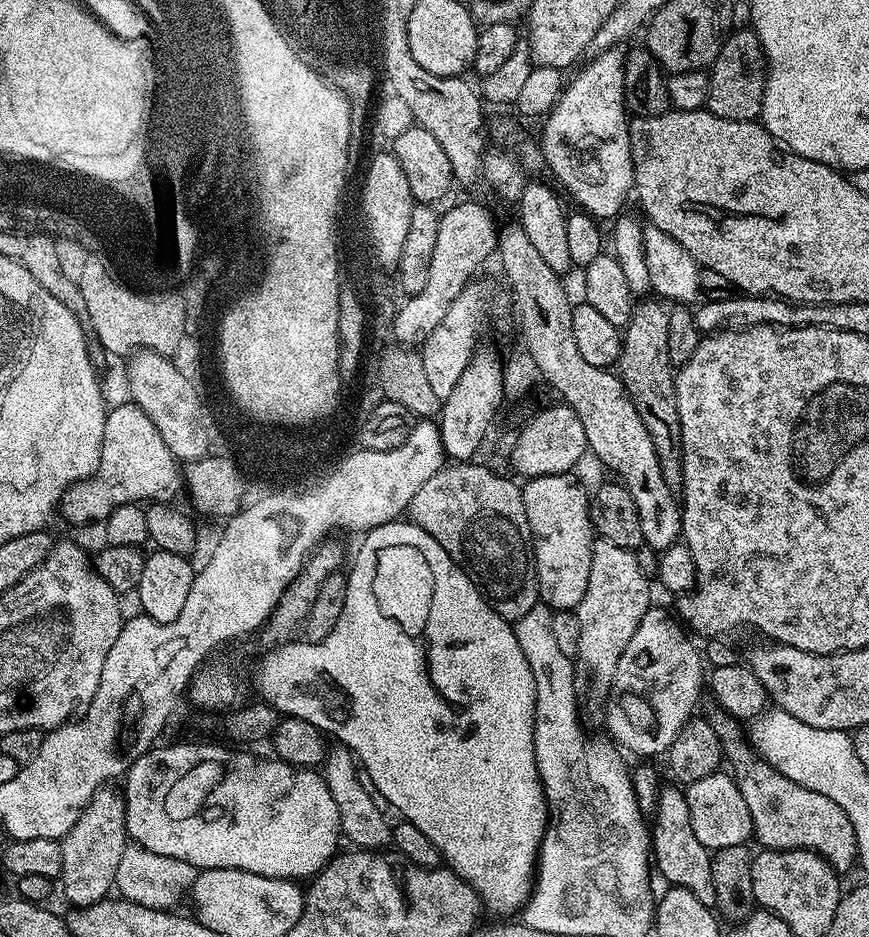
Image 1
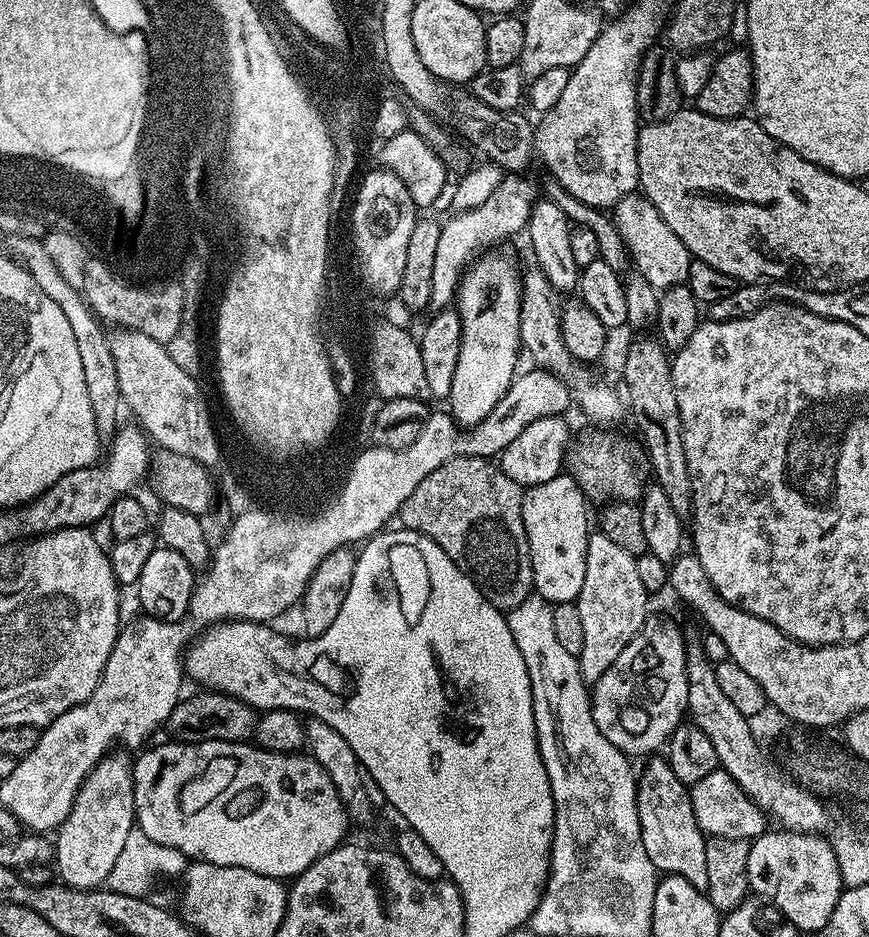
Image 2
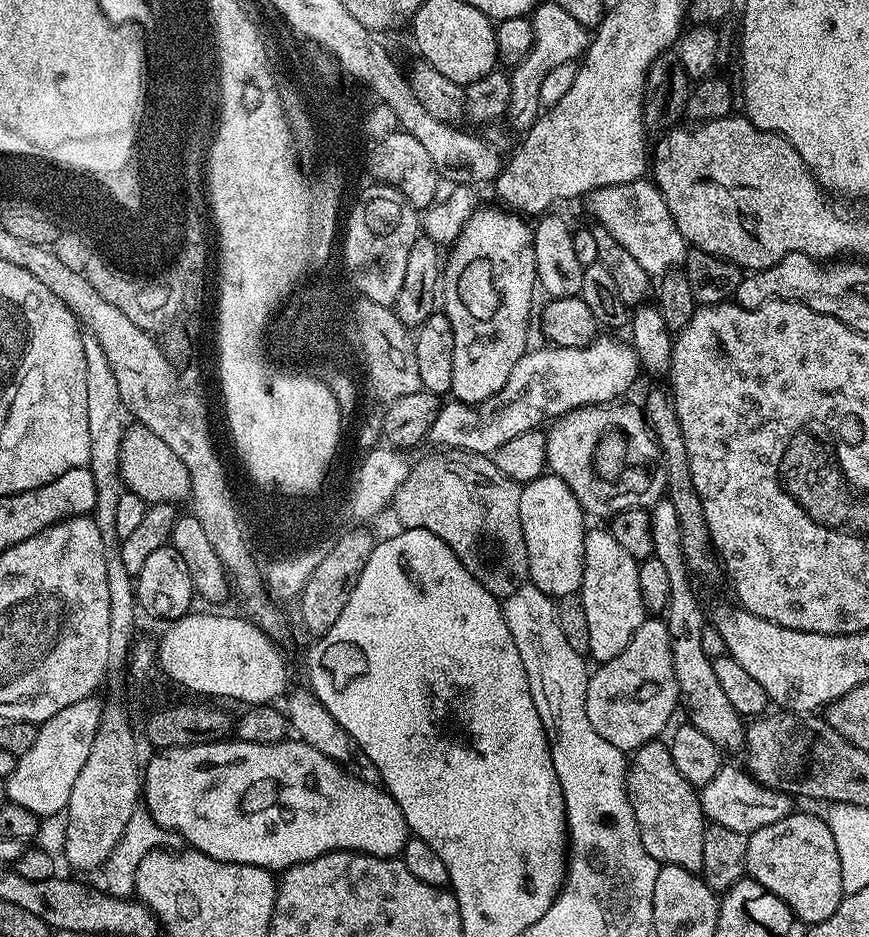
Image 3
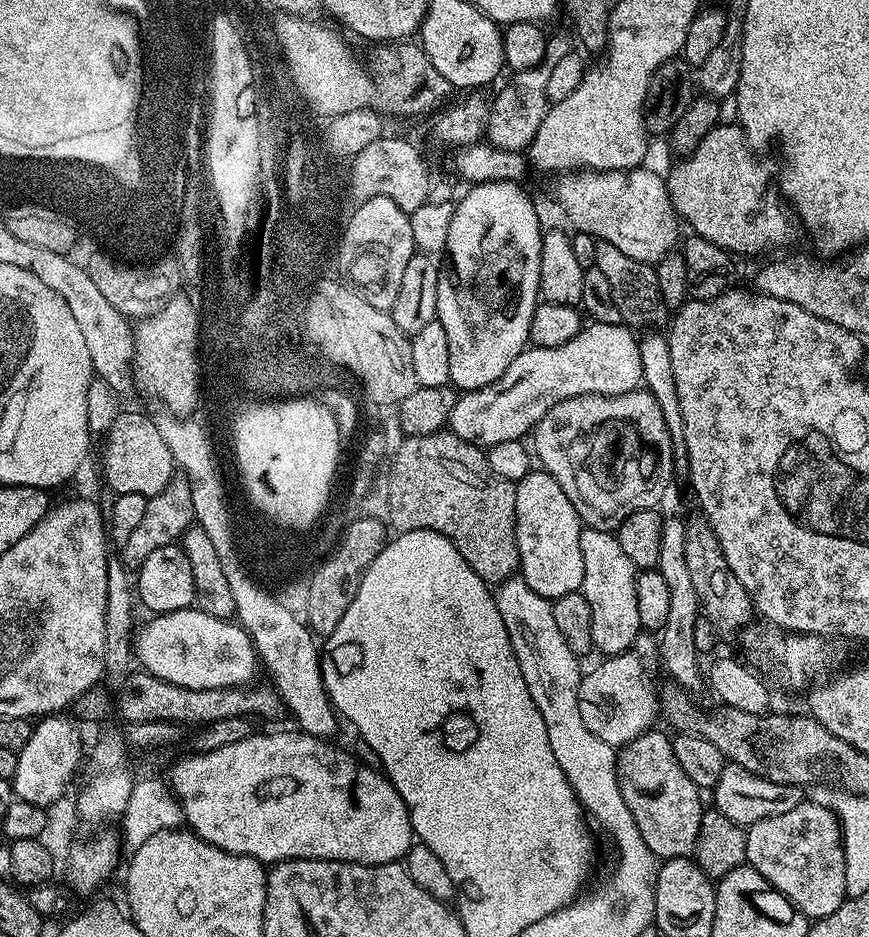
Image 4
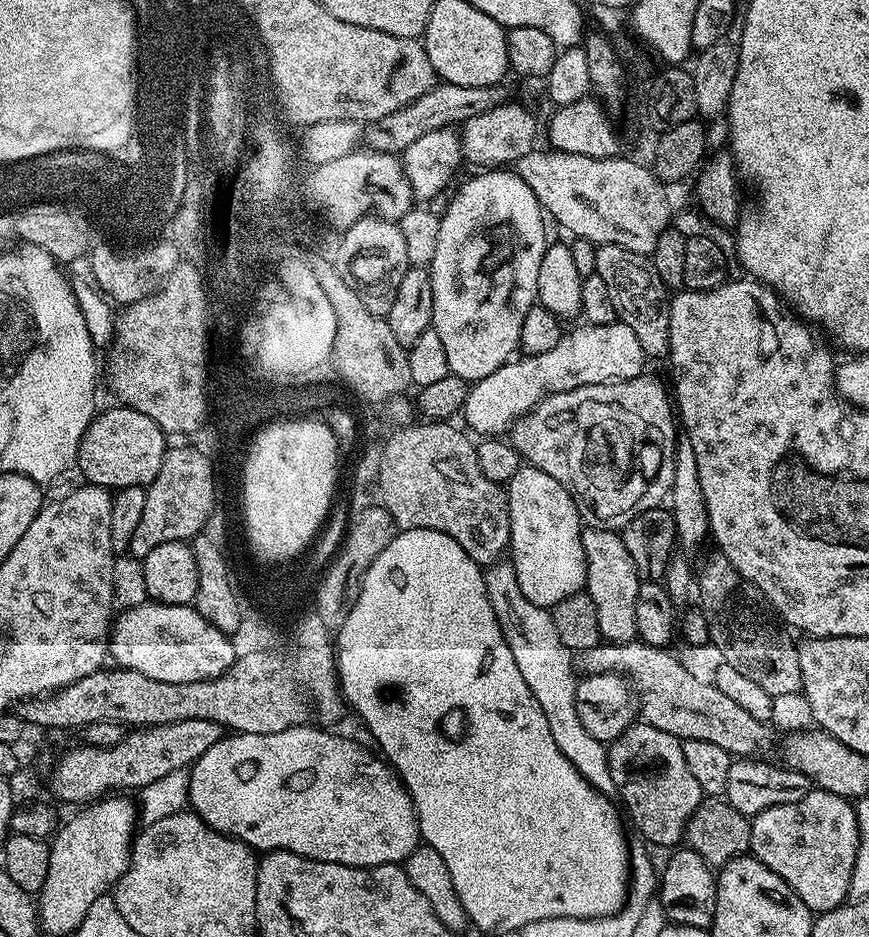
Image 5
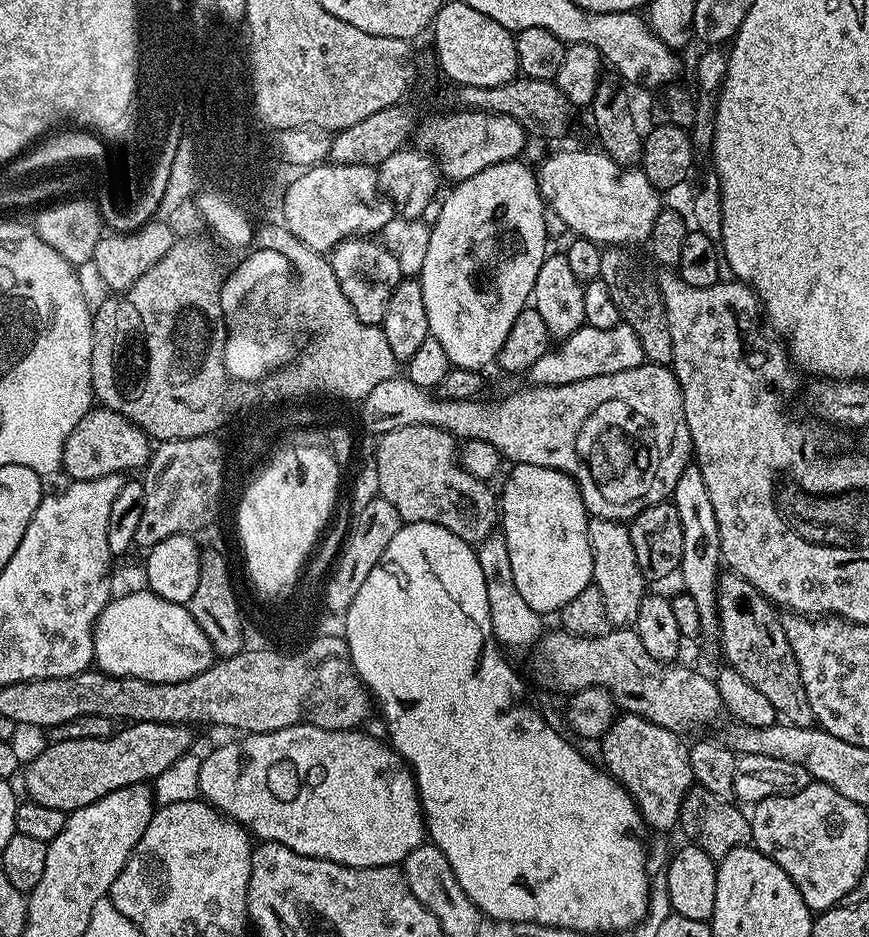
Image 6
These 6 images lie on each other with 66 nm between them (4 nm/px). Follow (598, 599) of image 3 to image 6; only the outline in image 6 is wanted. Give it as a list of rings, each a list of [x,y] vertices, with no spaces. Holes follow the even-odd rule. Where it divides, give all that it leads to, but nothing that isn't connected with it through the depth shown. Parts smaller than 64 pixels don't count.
[[[589,519],[588,541],[594,562],[592,584],[602,594],[609,625],[617,628],[635,625],[638,606],[642,606],[646,594],[646,581],[642,570],[638,570],[638,558],[634,558],[634,542],[630,542],[628,524],[618,520]]]

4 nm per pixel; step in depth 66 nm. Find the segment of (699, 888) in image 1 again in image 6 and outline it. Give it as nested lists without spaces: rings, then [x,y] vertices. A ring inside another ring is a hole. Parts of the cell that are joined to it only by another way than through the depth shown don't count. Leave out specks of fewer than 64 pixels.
[[[631,714],[617,715],[608,733],[599,741],[598,747],[604,755],[603,767],[608,775],[613,776],[632,796],[636,803],[636,809],[640,811],[640,819],[645,825],[648,824],[656,832],[668,832],[675,829],[680,822],[680,811],[686,794],[694,787],[690,762],[688,761],[688,748],[683,744],[677,733],[666,730],[654,722],[650,722],[641,716]]]

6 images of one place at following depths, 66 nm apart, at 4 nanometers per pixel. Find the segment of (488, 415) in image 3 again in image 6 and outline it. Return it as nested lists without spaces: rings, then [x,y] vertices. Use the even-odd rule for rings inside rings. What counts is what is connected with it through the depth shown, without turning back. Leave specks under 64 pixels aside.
[[[621,322],[610,330],[598,330],[587,326],[569,336],[562,342],[542,354],[538,362],[530,369],[531,383],[536,386],[549,384],[569,384],[582,382],[586,378],[598,378],[602,374],[618,374],[622,370],[634,370],[634,366],[645,363],[642,346],[638,342],[638,334],[630,330],[630,326]]]

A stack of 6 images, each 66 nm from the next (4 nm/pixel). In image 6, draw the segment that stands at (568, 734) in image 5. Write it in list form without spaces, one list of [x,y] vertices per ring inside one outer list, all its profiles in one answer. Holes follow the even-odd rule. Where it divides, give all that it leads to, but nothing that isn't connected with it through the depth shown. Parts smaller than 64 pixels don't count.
[[[503,535],[487,536],[484,543],[476,548],[476,557],[482,566],[482,578],[486,578],[486,598],[490,598],[490,622],[497,645],[505,649],[531,649],[545,631],[544,624],[540,621],[543,619],[541,613],[526,606],[522,594],[518,594],[518,586],[514,586],[514,574],[510,571],[510,550],[506,550]]]

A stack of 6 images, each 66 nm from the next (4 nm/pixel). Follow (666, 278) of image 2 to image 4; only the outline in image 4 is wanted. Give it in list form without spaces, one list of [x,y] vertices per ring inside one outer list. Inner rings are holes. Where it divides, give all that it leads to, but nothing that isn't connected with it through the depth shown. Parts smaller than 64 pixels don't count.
[[[648,166],[631,168],[628,172],[585,170],[557,180],[560,181],[556,184],[556,200],[575,231],[590,234],[597,241],[610,242],[610,246],[618,246],[622,254],[630,254],[630,258],[638,258],[638,262],[653,266],[677,247],[681,239],[681,221],[672,204],[665,177],[651,172]]]

